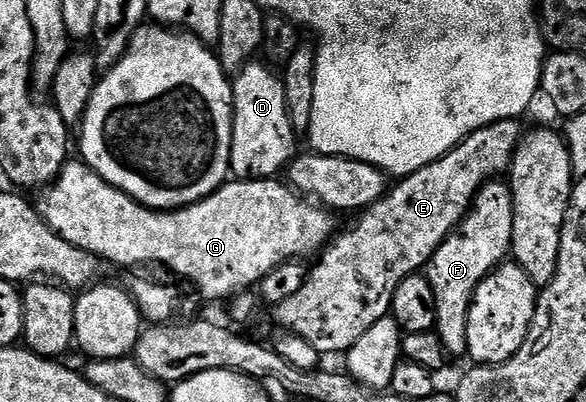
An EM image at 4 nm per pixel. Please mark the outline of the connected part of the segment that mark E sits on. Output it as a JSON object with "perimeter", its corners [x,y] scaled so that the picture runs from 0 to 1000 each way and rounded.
{"perimeter":[[[857,299],[802,328],[766,383],[686,440],[676,468],[672,460],[642,507],[618,520],[613,550],[553,614],[544,659],[526,674],[514,721],[468,769],[481,823],[520,841],[548,881],[590,881],[637,801],[662,786],[677,711],[695,687],[727,669],[753,602],[797,540],[811,485],[870,420],[896,328],[889,311],[886,299]]]}

